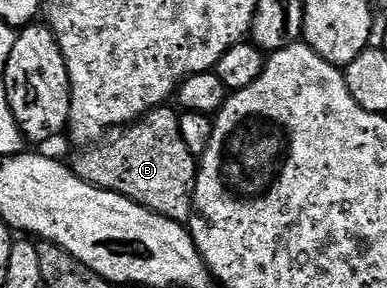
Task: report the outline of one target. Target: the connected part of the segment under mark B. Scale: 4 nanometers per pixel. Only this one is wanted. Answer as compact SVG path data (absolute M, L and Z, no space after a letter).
M161 107L147 114L139 123L125 128L120 135L117 141L109 140L93 148L91 152L81 152L84 154L74 162L76 174L83 181L90 181L100 189L109 189L129 197L131 201L137 201L139 205L144 205L158 215L169 217L172 221L187 222L194 213L198 159L192 154L190 147L186 147L186 139L182 139L179 116L175 112L172 114L168 107Z

